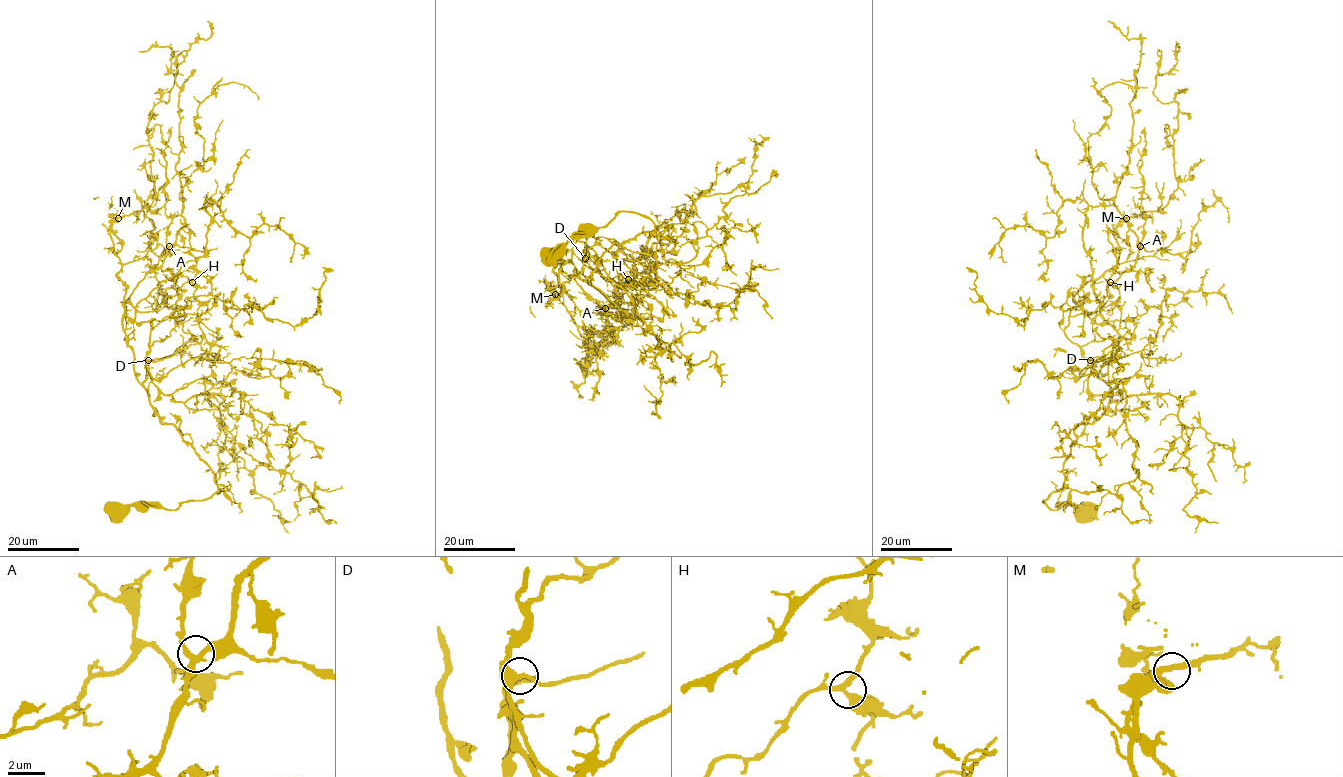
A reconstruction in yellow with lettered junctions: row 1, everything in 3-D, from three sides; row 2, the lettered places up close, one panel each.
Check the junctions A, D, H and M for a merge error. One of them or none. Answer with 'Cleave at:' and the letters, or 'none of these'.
Cleave at: M

